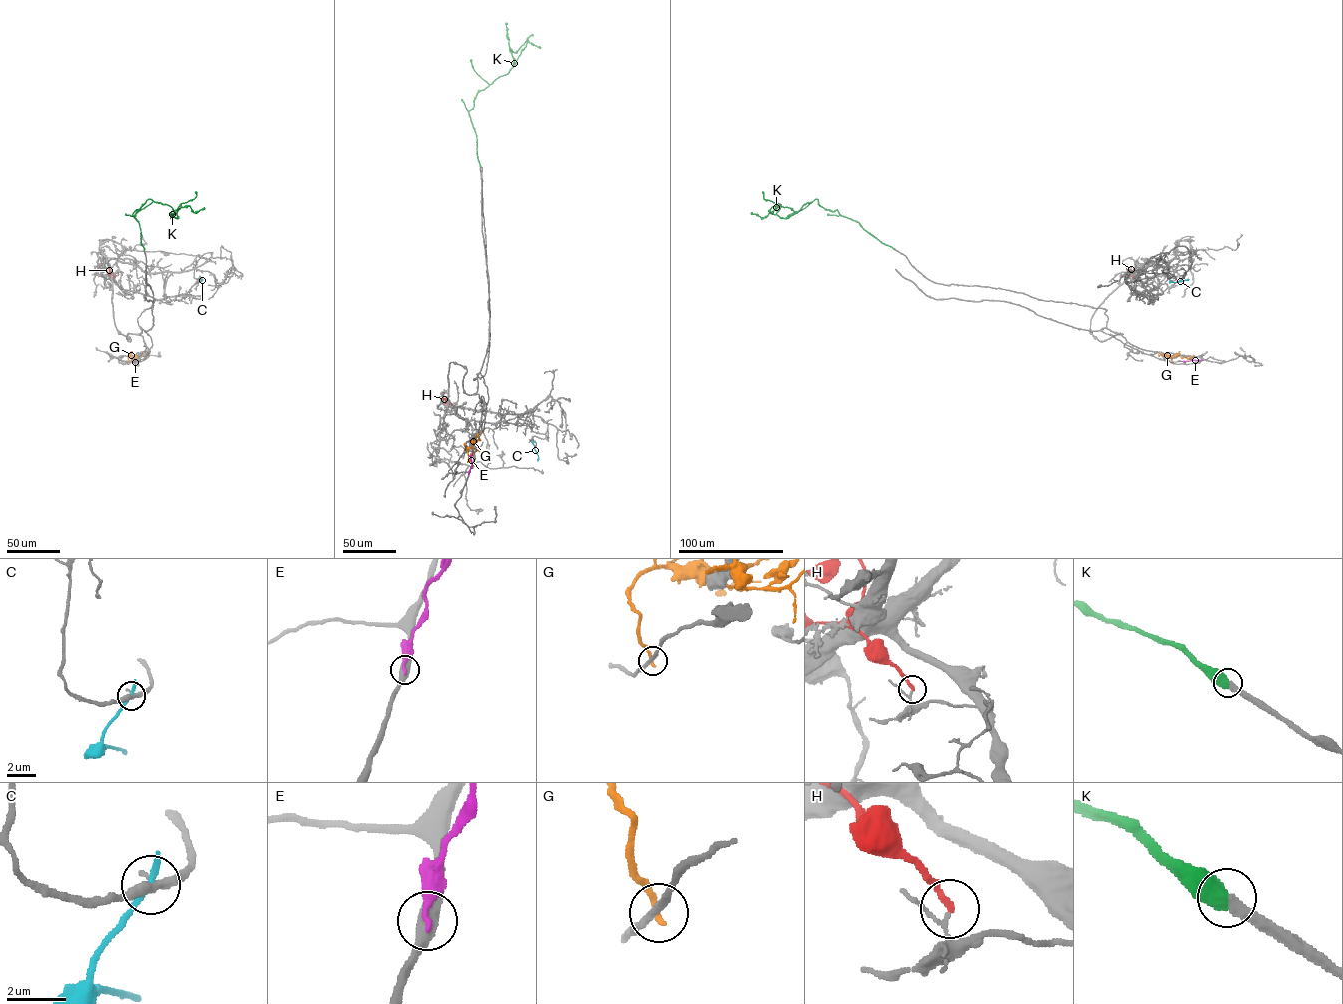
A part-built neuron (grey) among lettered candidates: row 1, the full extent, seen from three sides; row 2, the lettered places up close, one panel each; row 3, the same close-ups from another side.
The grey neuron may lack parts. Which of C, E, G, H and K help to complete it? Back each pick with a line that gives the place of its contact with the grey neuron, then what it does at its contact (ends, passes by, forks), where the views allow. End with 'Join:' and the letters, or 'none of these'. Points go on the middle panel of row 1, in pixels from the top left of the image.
K: contact (480, 167); it ends
Join: K

